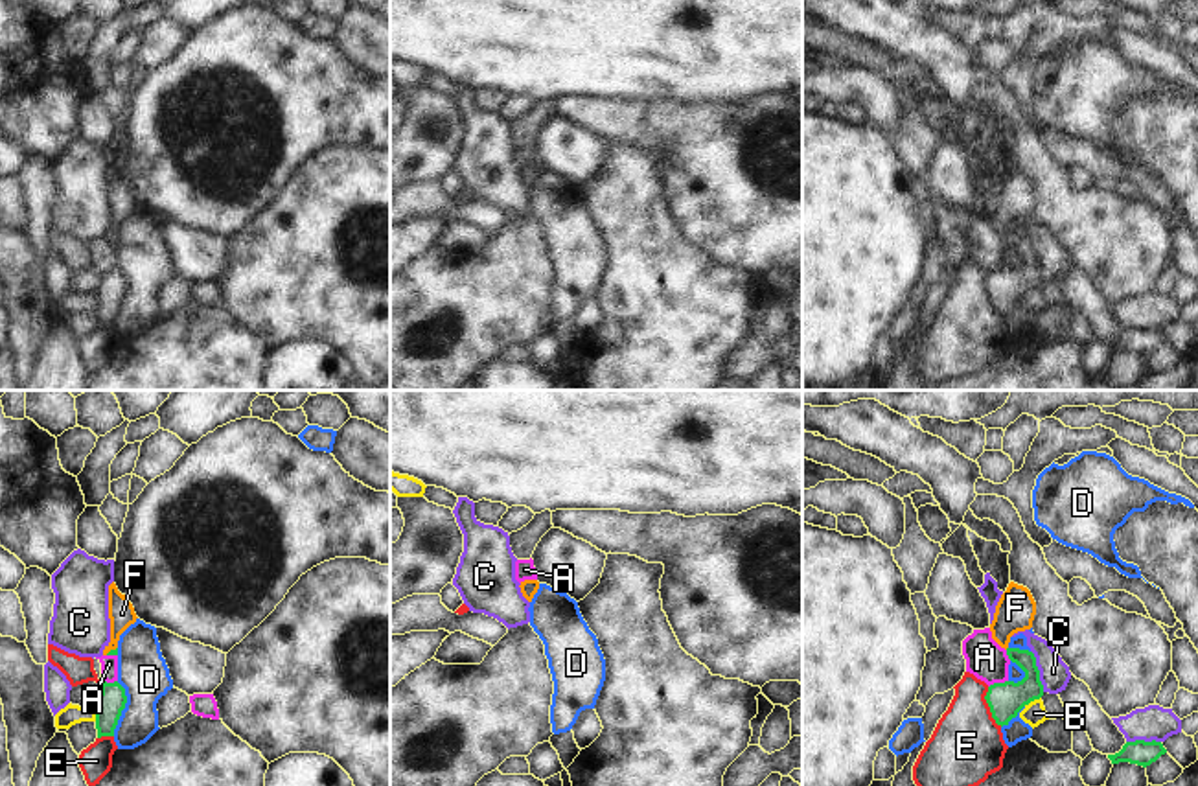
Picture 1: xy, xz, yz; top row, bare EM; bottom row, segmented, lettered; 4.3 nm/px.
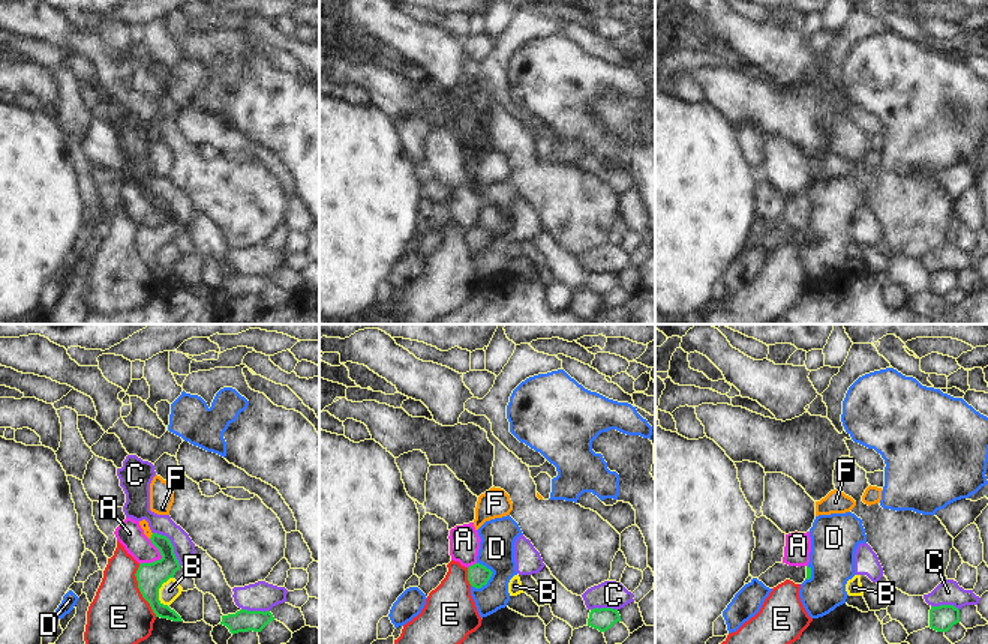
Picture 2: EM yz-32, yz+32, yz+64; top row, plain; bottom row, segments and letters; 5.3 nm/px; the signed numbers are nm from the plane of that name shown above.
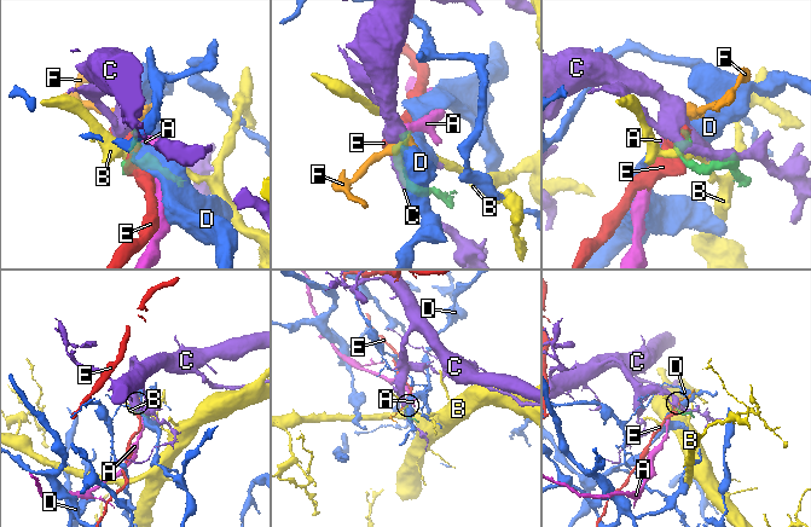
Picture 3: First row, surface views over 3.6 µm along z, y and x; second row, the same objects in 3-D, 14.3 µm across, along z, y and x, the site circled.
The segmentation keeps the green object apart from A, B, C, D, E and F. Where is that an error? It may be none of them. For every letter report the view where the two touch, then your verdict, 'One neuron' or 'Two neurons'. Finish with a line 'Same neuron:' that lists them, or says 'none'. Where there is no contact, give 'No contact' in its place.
A: Touches green in yz. Two neurons
B: Touches green in yz. Two neurons
C: Touches green in yz. Two neurons
D: Touches green in xy. Two neurons
E: Touches green in yz. Two neurons
F: Touches green in xy. One neuron
Same neuron: F.

